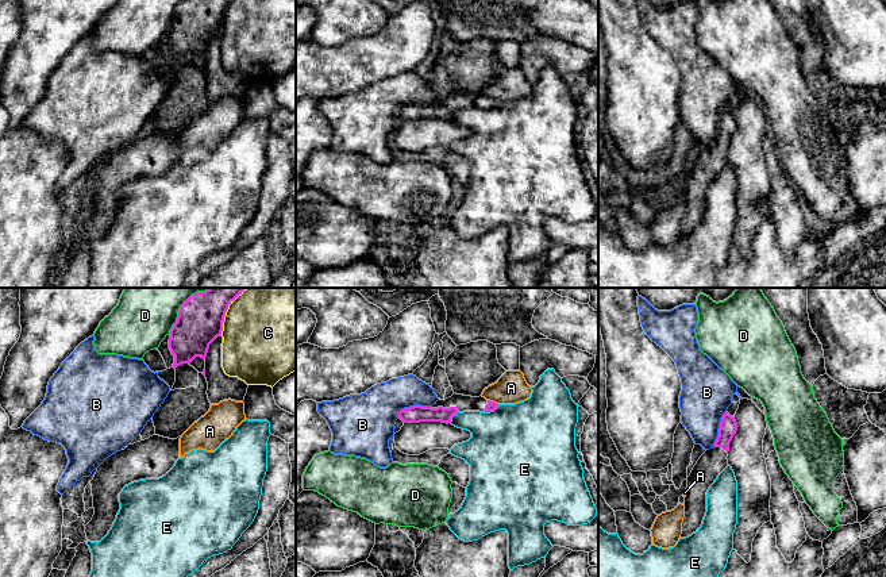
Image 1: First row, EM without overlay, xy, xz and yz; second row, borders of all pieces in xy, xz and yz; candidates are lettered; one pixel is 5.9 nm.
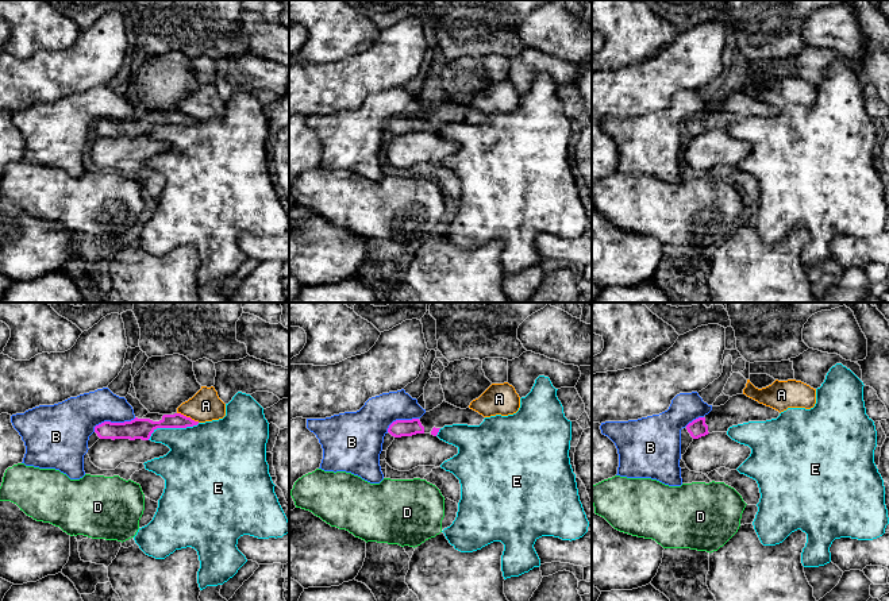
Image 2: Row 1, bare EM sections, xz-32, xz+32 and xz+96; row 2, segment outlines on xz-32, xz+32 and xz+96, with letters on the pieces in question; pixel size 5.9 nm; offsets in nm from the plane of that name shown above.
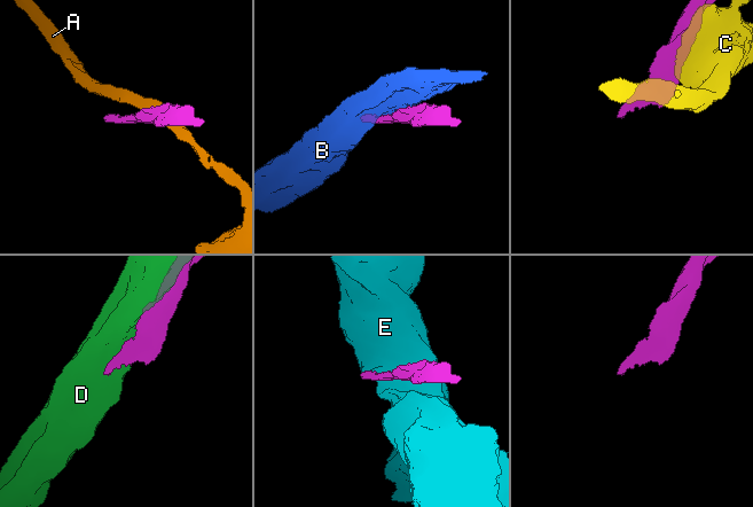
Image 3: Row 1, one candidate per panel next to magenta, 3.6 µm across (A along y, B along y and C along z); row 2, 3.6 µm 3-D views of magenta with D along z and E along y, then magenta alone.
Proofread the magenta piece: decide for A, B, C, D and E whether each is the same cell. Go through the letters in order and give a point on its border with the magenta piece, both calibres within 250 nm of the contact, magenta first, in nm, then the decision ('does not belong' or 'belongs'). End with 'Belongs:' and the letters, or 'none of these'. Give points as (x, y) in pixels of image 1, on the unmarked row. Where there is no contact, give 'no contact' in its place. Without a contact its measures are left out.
A: xz (493, 99) | 60/190 nm | does not belong
B: xz (411, 104) | 110/300 nm | does not belong
C: xy (223, 16) | 260/440 nm | does not belong
D: xy (177, 15) | 260/300 nm | does not belong
E: xz (492, 107) | 60/480 nm | does not belong
Belongs: none of these

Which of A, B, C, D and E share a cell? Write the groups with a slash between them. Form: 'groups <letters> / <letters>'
groups A / B / C / D / E

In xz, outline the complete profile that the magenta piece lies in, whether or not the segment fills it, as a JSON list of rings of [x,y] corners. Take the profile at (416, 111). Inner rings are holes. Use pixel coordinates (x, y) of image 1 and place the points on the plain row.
[[[454,91],[446,97],[438,97],[432,104],[413,103],[398,109],[404,120],[442,119],[450,120],[451,115],[463,108],[490,109],[498,104],[497,100],[485,95],[471,95]]]

